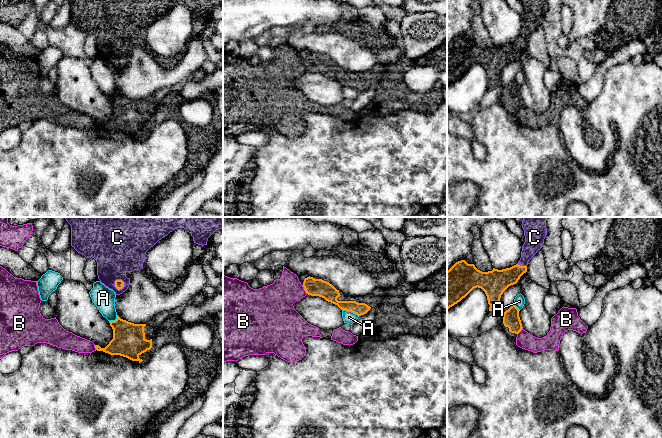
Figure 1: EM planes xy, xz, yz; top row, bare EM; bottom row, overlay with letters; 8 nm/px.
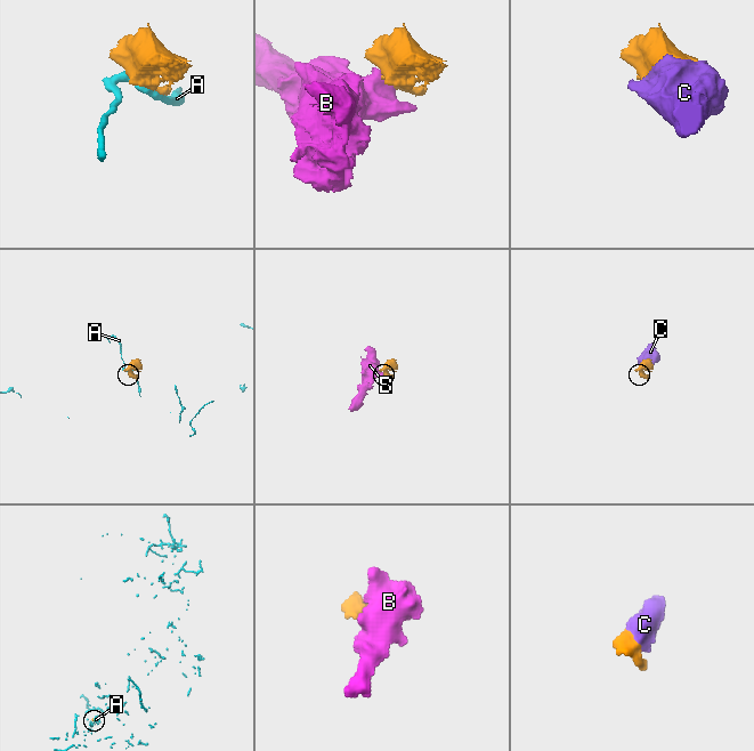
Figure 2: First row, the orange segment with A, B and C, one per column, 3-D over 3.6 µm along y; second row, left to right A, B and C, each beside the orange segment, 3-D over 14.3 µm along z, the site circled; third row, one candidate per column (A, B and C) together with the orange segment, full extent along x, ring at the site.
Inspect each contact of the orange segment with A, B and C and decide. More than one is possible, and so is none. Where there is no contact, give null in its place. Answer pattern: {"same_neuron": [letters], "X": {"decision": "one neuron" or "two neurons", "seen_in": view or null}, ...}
{"same_neuron": ["B", "C"], "A": {"decision": "two neurons", "seen_in": "xz"}, "B": {"decision": "one neuron", "seen_in": "xz"}, "C": {"decision": "one neuron", "seen_in": "xy"}}

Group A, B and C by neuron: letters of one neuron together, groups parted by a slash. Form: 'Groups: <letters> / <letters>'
Groups: A / B C

